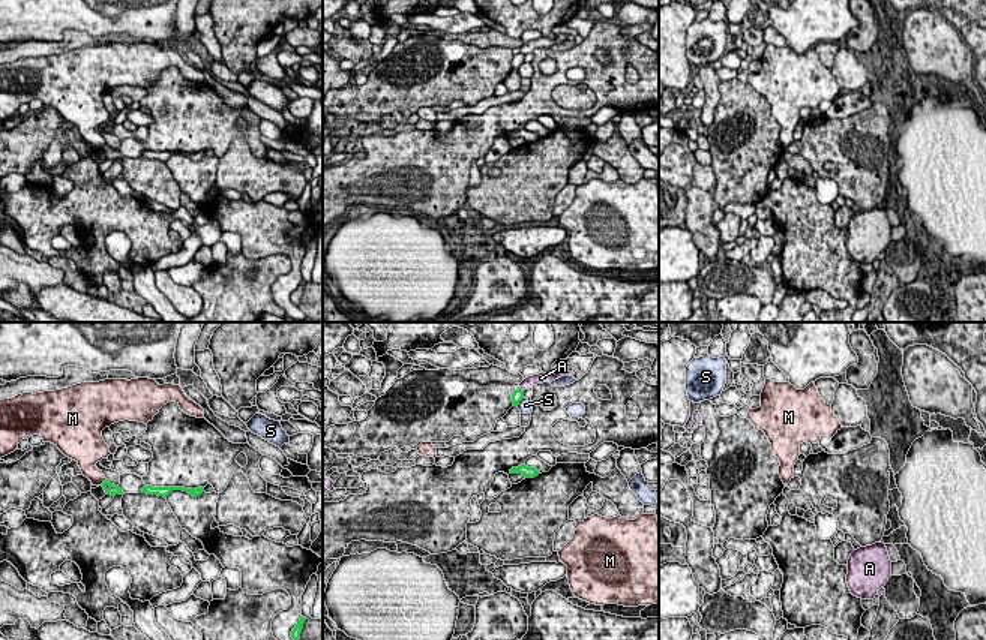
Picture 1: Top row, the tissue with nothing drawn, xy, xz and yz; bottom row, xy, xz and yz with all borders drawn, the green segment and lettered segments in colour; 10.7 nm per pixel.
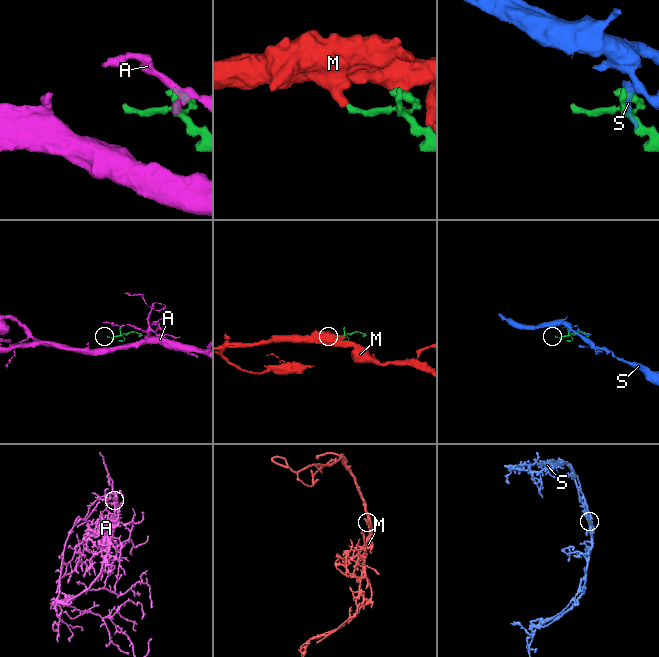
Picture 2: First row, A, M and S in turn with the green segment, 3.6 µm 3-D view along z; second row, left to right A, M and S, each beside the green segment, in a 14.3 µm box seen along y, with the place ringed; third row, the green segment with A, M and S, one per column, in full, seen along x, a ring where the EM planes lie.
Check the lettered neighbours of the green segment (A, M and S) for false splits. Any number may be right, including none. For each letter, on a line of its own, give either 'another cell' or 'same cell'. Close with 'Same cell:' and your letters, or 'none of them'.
A: another cell
M: another cell
S: another cell
Same cell: none of them

